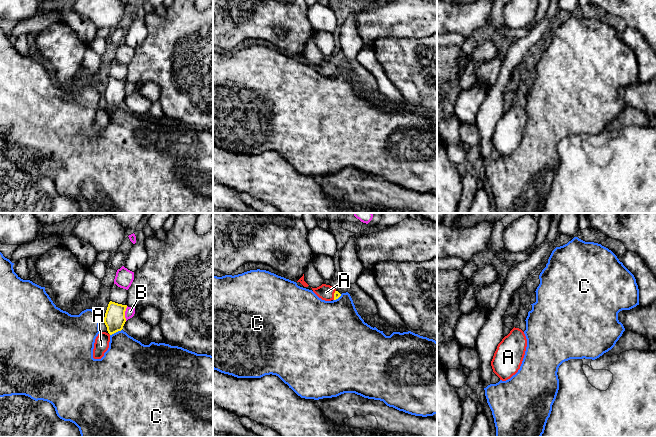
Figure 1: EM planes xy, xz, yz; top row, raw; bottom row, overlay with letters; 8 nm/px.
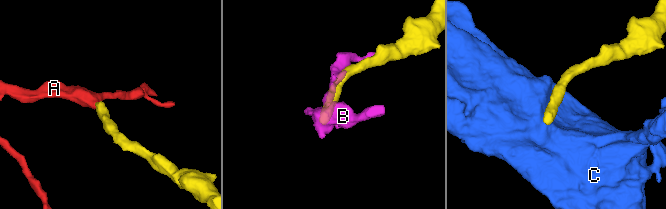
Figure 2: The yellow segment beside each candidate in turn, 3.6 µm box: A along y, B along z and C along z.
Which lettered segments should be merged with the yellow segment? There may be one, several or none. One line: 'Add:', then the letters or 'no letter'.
Add: A

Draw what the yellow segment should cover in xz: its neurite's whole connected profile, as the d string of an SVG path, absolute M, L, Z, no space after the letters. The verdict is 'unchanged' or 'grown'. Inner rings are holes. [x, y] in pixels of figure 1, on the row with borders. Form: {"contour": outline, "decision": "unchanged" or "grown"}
{"contour": "M322 284L317 288L312 288L313 292L322 300L331 301L338 299L341 294L332 286Z", "decision": "grown"}

